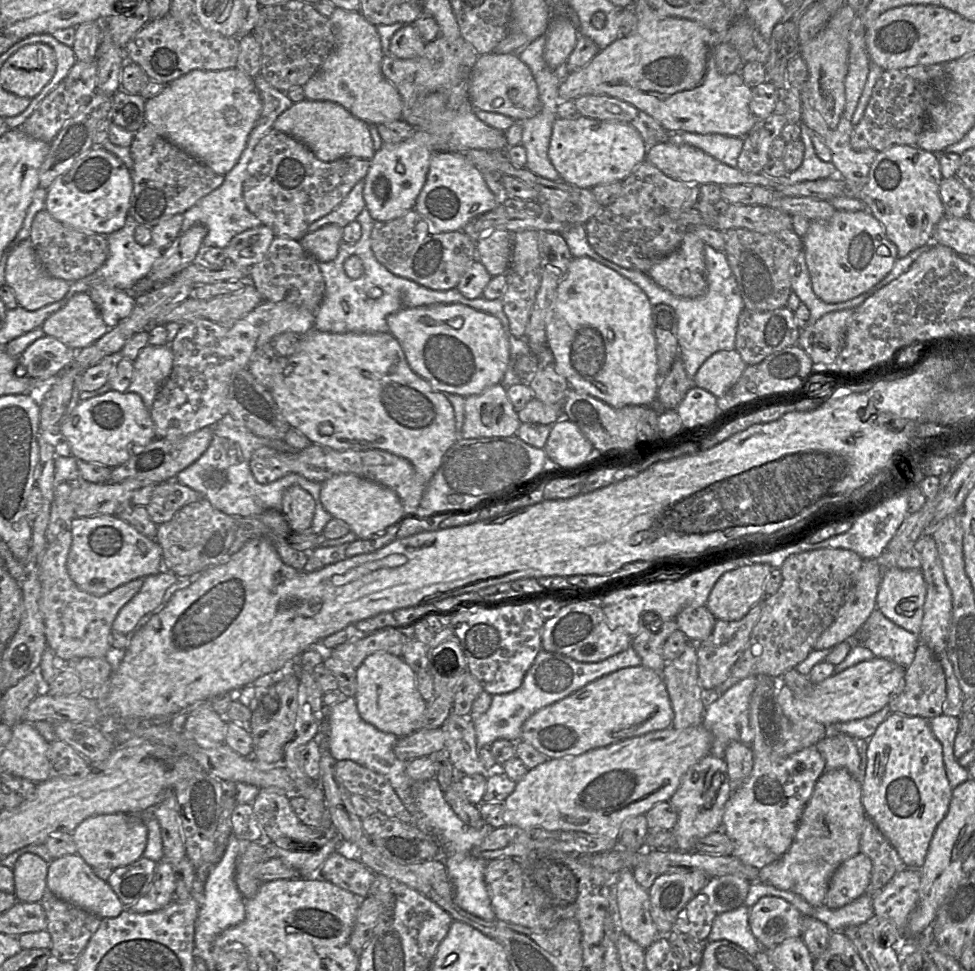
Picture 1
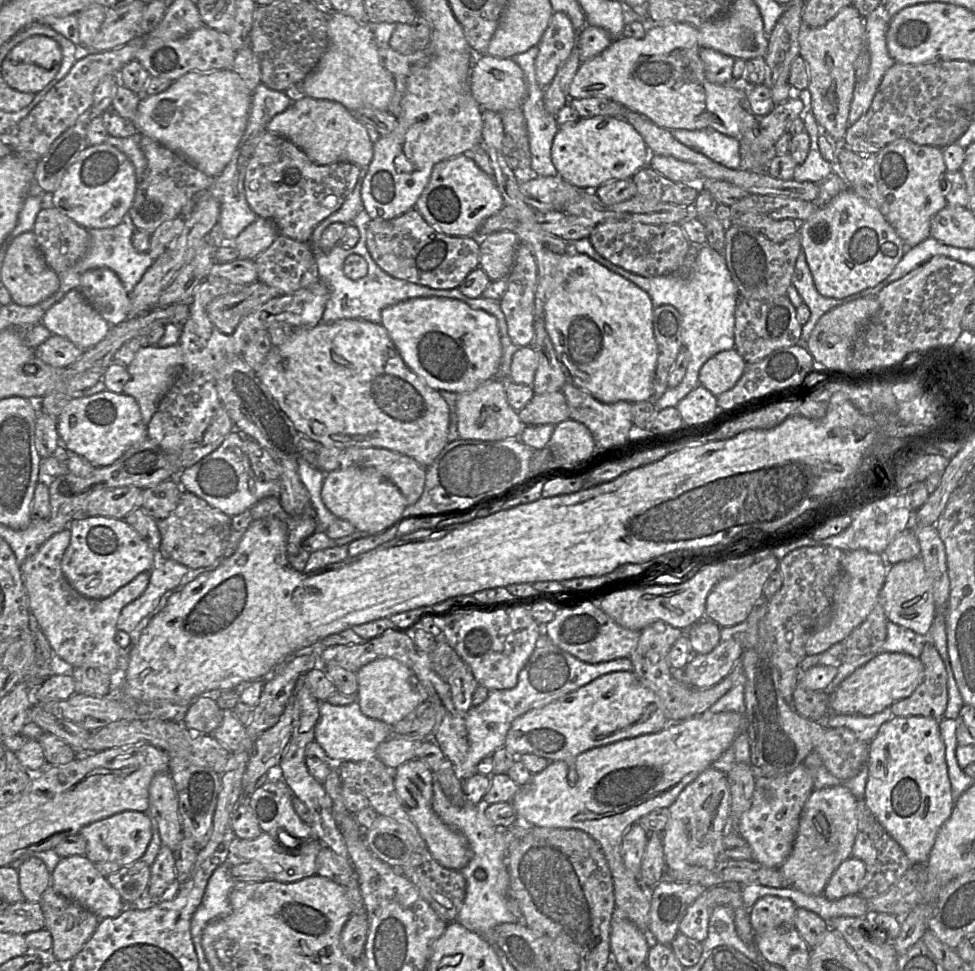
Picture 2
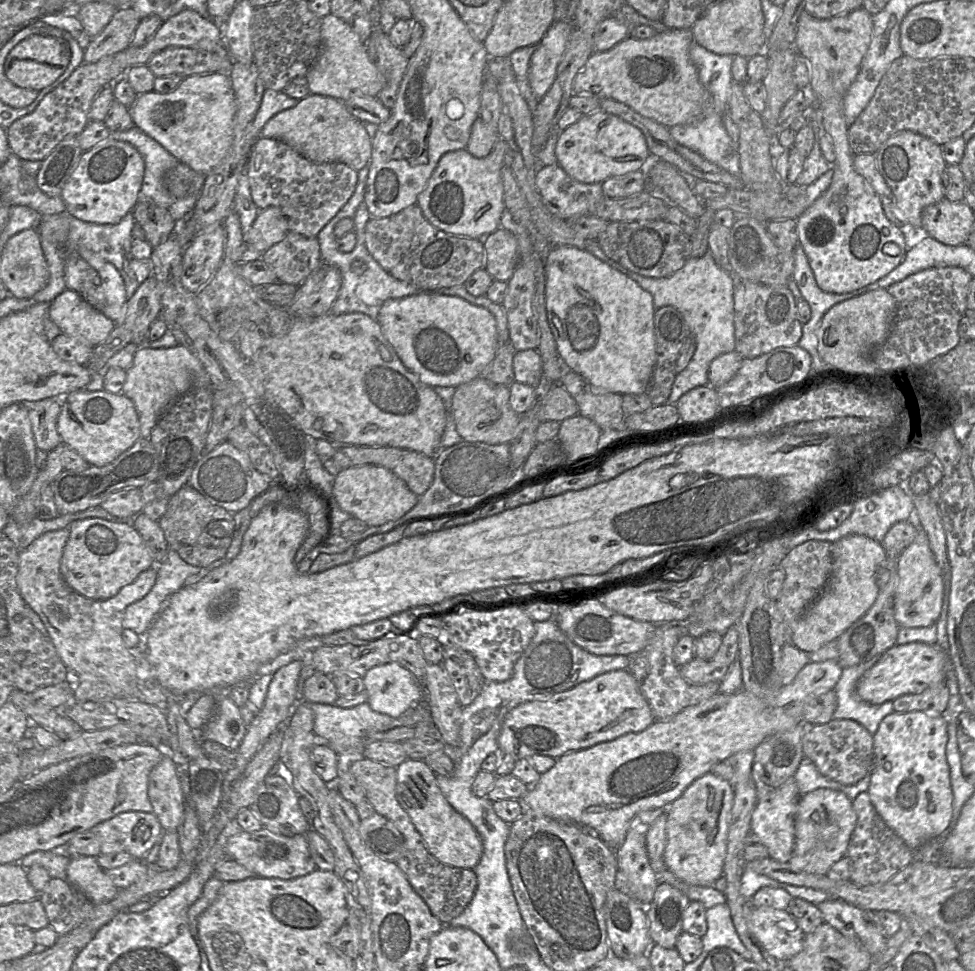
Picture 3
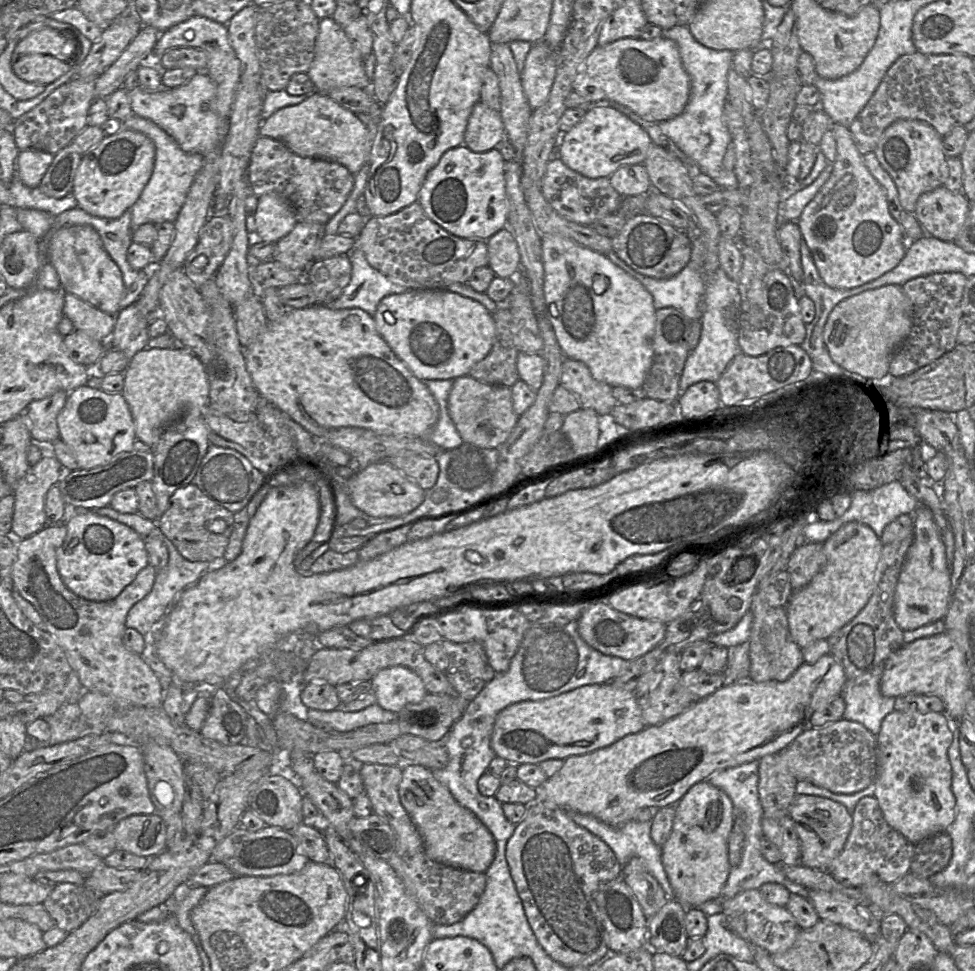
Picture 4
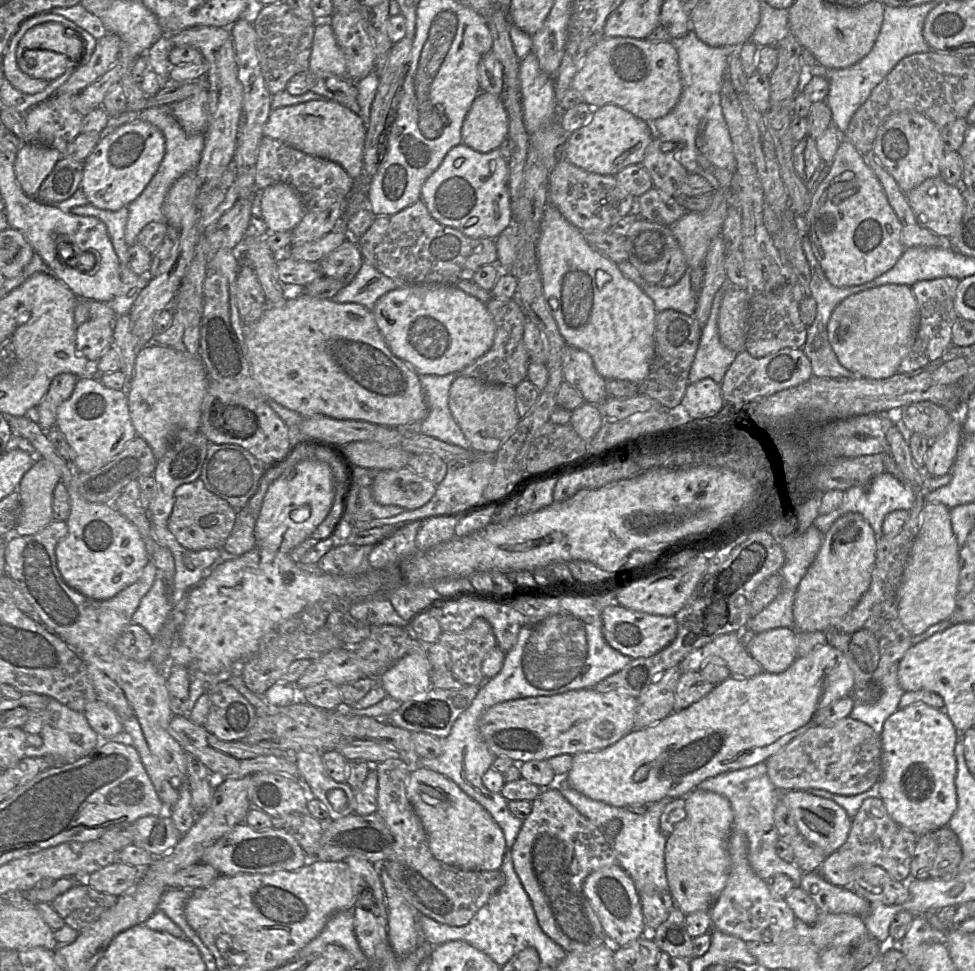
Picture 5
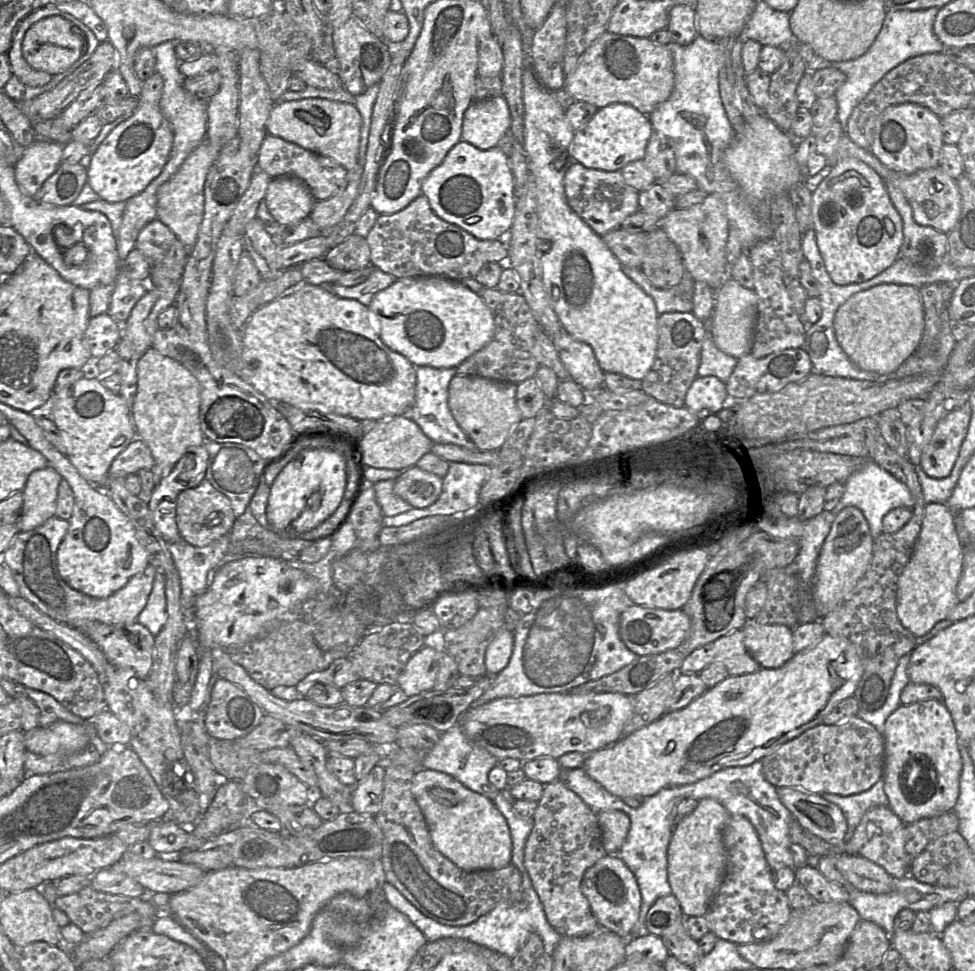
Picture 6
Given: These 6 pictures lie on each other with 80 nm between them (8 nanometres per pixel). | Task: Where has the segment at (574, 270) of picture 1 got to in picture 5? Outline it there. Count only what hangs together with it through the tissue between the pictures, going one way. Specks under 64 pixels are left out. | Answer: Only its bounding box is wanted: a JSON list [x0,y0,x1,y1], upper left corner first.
[538,205,656,384]

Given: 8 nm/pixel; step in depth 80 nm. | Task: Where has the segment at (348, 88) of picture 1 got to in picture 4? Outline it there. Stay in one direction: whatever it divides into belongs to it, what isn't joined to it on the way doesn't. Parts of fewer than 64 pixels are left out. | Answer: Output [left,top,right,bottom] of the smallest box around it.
[307,17,370,93]

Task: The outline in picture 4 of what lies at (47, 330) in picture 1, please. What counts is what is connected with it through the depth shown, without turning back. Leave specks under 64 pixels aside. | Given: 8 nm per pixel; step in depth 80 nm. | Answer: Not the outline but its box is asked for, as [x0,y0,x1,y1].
[63,293,116,341]

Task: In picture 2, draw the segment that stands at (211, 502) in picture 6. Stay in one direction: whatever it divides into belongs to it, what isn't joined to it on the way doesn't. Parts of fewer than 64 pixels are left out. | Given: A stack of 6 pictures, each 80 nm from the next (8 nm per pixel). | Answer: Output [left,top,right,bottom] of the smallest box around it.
[157,491,232,570]

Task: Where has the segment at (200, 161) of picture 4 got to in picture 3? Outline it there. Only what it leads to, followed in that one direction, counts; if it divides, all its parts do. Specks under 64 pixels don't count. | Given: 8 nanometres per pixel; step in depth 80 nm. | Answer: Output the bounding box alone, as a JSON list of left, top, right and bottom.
[109,126,199,221]

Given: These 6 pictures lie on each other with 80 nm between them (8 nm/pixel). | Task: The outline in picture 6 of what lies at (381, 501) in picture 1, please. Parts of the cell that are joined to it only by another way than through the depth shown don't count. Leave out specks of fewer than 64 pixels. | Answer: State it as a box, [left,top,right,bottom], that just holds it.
[394,466,443,508]

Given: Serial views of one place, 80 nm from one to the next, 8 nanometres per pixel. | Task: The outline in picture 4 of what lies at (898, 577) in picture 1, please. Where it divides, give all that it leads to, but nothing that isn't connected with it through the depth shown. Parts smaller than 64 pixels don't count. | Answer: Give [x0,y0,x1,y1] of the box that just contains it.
[894,506,951,630]

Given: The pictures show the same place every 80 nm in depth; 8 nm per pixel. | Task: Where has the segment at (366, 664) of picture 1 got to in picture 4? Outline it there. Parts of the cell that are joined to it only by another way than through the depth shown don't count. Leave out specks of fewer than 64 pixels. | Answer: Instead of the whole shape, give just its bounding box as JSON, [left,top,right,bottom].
[372,666,427,713]

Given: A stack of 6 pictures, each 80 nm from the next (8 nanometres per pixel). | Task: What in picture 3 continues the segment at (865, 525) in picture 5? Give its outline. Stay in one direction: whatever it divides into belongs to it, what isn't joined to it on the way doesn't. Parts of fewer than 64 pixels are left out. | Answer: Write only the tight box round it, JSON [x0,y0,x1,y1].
[792,535,887,653]

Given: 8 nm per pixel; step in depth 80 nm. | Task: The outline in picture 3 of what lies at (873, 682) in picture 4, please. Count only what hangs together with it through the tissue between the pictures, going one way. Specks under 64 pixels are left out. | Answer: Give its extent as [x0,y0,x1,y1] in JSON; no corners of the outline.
[833,655,894,735]

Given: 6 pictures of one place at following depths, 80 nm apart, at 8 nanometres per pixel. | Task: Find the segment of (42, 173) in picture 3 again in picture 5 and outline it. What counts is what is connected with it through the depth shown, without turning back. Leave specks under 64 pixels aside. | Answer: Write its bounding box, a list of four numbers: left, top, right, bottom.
[35,156,83,204]

